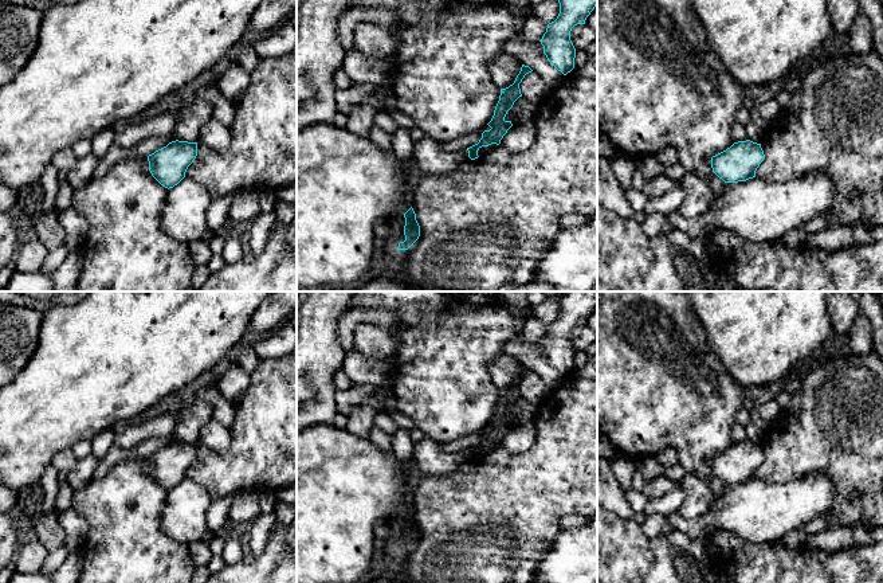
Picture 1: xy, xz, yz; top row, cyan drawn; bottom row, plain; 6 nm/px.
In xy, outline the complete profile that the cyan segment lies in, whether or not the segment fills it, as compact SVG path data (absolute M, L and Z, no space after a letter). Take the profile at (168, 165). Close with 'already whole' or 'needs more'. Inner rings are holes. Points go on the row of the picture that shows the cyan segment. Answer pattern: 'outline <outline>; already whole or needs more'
outline M172 141L148 156L152 176L165 188L173 188L184 177L197 156L197 142Z; already whole

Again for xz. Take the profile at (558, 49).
outline M558 0L558 3L560 13L554 21L548 24L539 42L550 64L566 75L574 69L576 58L570 31L577 24L585 24L597 0Z; already whole

